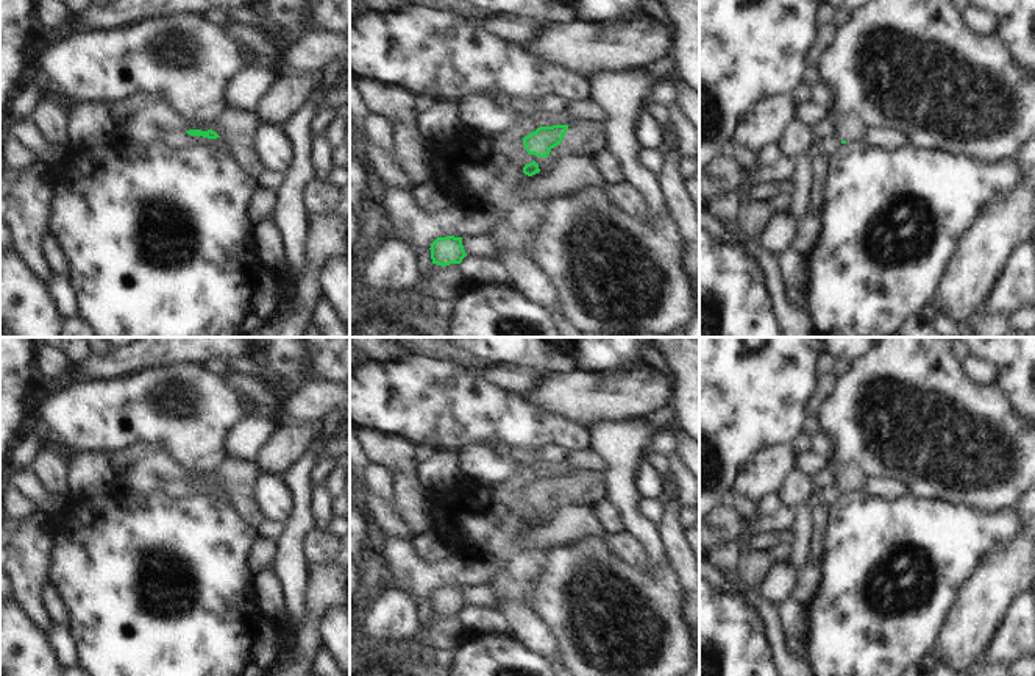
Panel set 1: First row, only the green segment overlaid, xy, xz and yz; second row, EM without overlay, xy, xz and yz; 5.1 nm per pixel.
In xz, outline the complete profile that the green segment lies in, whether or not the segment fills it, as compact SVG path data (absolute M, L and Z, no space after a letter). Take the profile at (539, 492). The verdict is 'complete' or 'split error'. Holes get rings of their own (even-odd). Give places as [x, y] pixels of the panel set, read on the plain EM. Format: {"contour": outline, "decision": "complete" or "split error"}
{"contour": "M582 468L570 475L540 476L523 487L529 504L548 507L556 496L559 506L592 506L609 498L607 473Z", "decision": "split error"}

